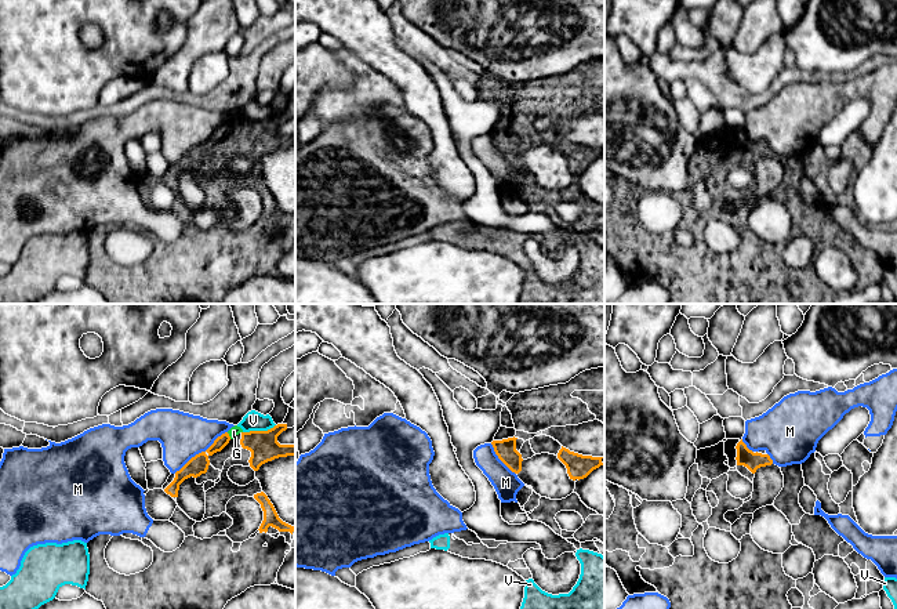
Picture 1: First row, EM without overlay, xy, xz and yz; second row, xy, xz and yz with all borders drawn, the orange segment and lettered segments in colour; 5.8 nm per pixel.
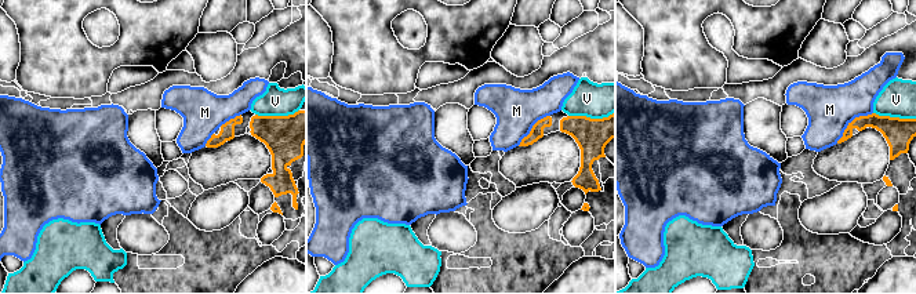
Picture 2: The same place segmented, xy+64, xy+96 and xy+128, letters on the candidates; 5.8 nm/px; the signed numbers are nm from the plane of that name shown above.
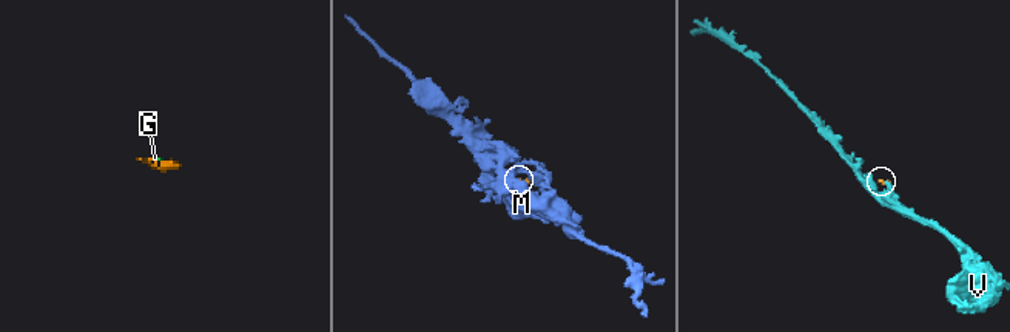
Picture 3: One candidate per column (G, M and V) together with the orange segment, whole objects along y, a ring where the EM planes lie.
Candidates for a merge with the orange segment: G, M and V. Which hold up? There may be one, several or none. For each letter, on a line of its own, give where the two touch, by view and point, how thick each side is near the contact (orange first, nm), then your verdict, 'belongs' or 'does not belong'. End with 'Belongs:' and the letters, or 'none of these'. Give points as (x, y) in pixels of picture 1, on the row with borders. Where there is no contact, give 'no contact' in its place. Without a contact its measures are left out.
G: xy (228, 435) | 110/60 nm | belongs
M: xy (202, 452) | 110/260 nm | does not belong
V: xy (258, 431) | 170/110 nm | does not belong
Belongs: G

